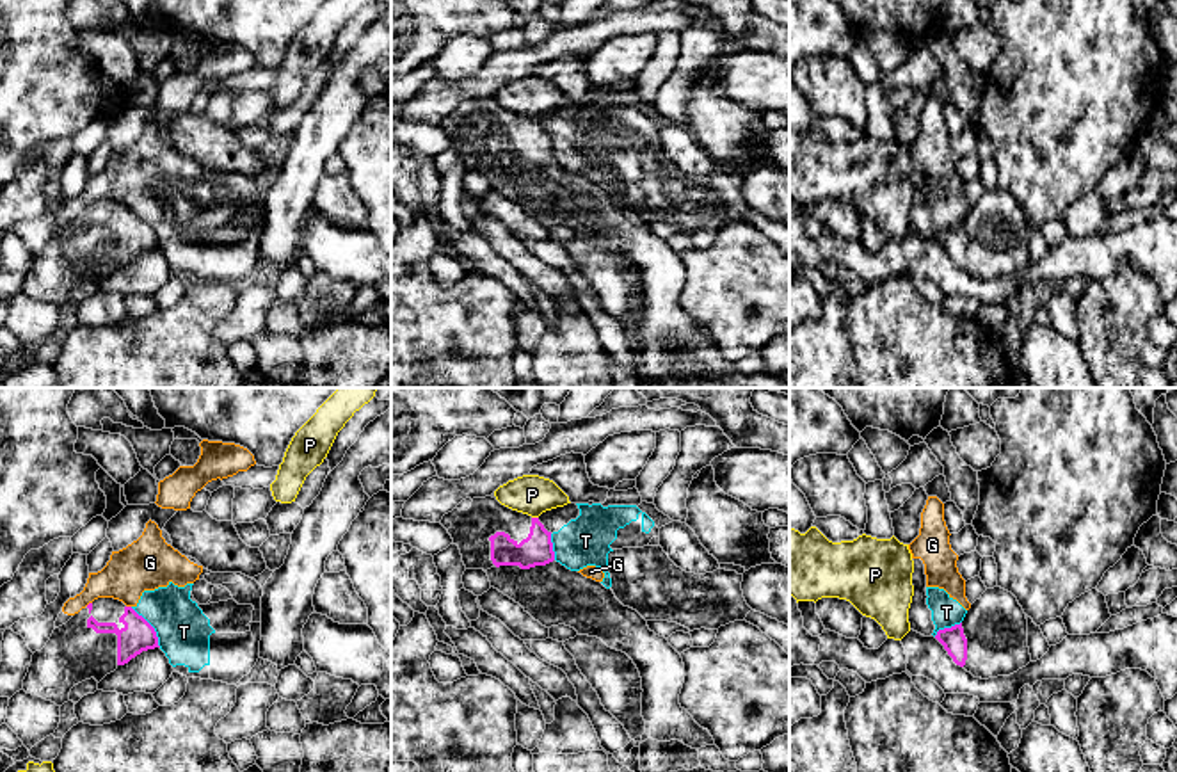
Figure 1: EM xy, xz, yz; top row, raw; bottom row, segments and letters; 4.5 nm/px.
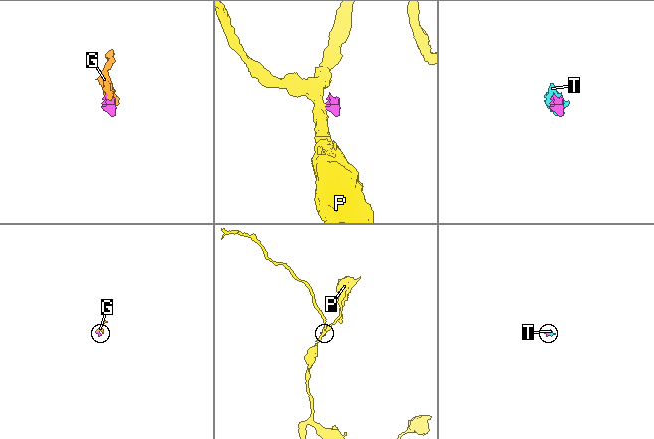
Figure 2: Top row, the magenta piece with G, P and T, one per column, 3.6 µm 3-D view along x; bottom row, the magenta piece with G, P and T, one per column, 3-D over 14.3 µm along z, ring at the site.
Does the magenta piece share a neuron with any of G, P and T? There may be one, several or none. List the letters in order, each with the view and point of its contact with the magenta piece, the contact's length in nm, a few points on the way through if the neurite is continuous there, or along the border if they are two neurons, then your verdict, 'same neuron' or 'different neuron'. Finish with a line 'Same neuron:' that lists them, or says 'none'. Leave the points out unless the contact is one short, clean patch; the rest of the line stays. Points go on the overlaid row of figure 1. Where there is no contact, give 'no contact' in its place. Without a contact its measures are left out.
G: meets magenta in xy at (128, 607); contact 30 nm long; border along xy (127, 605), (130, 607); different neuron
P: meets magenta in xz at (536, 518); contact 30 nm long; border along xz (532, 516), (537, 518); different neuron
T: meets magenta in xy at (152, 627); contact 240 nm long; border along xy (130, 607), (153, 628), (160, 646); different neuron
Same neuron: none

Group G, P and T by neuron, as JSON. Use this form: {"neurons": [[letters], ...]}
{"neurons": [["G", "T"], ["P"]]}

